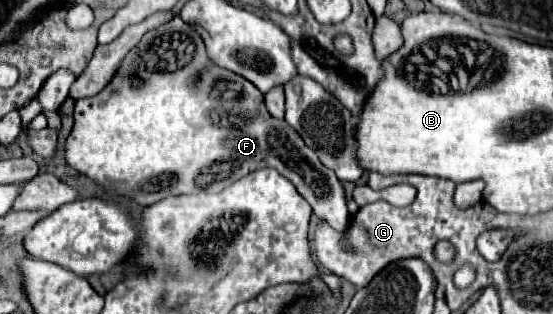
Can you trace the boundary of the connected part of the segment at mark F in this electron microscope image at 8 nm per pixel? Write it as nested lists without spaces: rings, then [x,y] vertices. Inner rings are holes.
[[[180,16],[146,32],[140,44],[126,54],[120,70],[100,94],[76,100],[74,128],[64,142],[64,158],[70,168],[88,176],[106,192],[114,192],[138,206],[154,204],[166,196],[220,192],[238,178],[270,166],[296,186],[318,220],[328,222],[338,232],[350,224],[346,192],[334,172],[318,160],[316,152],[304,144],[286,120],[274,120],[266,112],[264,96],[254,84],[208,60],[198,32]]]

